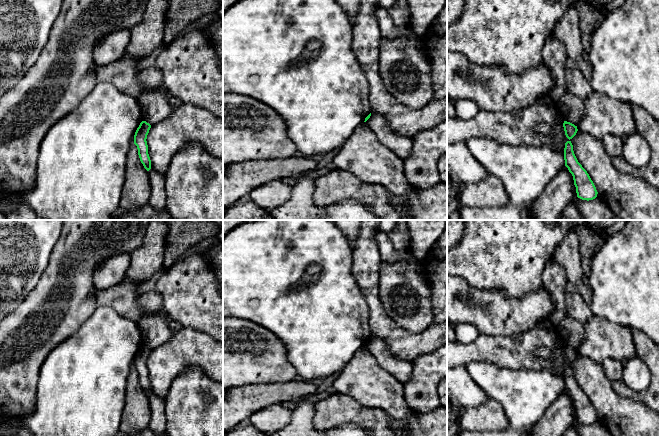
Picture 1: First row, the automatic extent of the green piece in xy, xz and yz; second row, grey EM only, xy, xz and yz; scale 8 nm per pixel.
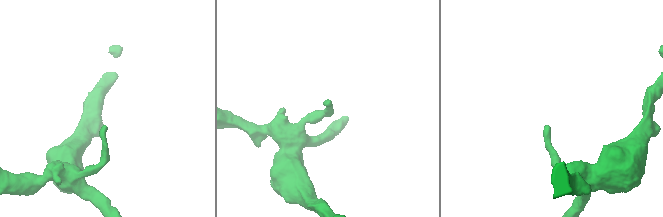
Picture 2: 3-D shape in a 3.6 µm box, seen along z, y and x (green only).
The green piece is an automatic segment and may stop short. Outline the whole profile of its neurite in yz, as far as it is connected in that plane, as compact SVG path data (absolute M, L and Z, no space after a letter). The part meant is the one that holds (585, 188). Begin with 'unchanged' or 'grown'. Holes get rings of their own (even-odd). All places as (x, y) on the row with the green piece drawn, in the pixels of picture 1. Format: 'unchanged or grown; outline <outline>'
unchanged; outline M571 141L565 143L564 160L565 166L573 176L577 197L587 201L595 199L598 194L596 187L587 171L578 162Z

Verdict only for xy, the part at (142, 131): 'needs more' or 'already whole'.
already whole

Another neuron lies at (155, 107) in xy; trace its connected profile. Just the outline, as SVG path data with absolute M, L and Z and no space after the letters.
M145 91L137 100L141 105L143 120L151 126L168 118L173 112L168 99L160 92Z

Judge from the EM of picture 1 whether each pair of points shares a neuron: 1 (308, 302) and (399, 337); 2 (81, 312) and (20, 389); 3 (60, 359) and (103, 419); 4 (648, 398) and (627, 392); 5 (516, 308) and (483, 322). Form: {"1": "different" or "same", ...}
{"1": "different", "2": "same", "3": "same", "4": "same", "5": "same"}

